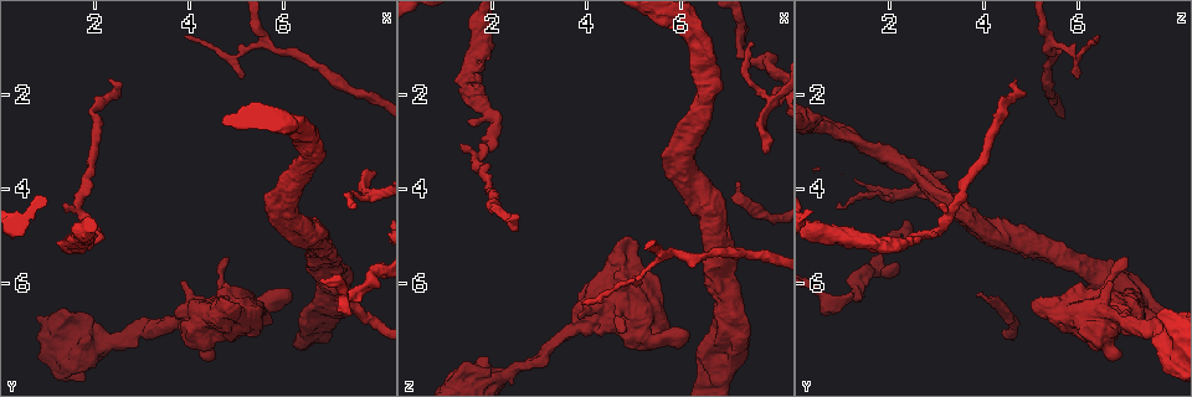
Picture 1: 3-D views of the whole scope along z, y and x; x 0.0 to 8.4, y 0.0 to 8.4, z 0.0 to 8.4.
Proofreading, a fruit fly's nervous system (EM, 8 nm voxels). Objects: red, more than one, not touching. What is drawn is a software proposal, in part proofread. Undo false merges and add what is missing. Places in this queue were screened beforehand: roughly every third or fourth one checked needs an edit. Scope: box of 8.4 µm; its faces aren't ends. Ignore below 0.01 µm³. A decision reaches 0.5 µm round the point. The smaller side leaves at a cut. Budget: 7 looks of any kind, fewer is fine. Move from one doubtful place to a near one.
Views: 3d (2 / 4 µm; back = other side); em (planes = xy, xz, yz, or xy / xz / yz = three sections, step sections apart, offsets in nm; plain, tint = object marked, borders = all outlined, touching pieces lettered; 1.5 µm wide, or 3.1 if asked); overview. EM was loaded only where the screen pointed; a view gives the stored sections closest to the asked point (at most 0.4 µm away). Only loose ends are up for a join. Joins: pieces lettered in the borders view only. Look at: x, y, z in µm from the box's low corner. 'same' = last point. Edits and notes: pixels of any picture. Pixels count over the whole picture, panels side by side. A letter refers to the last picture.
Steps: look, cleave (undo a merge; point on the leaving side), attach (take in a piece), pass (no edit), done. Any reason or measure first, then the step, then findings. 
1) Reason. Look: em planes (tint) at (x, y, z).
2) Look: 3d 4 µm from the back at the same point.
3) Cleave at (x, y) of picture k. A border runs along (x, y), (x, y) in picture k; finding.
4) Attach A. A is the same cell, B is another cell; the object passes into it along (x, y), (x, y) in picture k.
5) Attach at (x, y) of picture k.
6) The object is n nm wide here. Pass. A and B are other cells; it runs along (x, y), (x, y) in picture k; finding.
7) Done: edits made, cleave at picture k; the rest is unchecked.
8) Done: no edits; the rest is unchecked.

Branch stops here. Look: 3d 4 µm at (4.85, 6.40, 5.00).

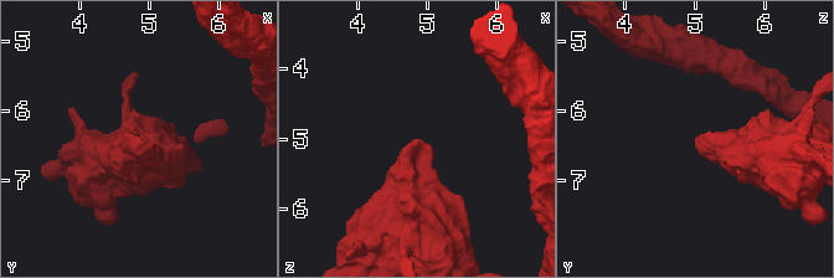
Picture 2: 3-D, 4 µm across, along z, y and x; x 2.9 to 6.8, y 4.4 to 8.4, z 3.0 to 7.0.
Now the EM. Look: em xy step 8 (borders) at (4.85, 6.40, 5.00).

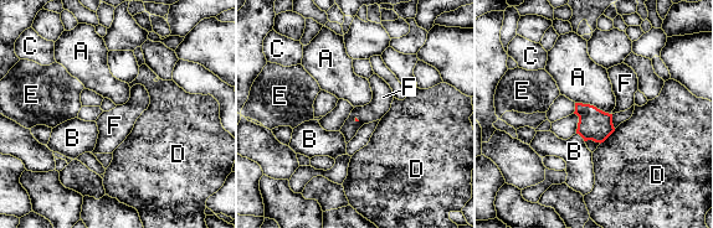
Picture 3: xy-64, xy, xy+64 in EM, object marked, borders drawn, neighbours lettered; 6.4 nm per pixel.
Look: em planes (borders) at the same point.

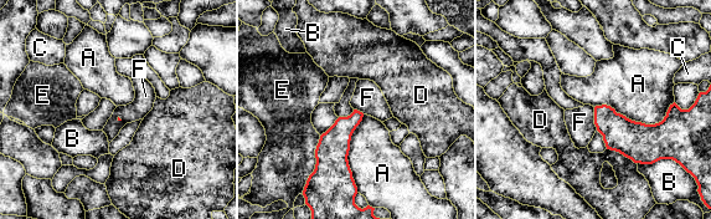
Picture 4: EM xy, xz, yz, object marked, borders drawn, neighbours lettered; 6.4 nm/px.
Pass. A, B, C, D, E and F are other cells; a border runs along (593, 107), (593, 123), (597, 130) in picture 4; none of them fits.

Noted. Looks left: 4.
Free end. Look: 3d 4 µm at (1.30, 4.35, 3.05).

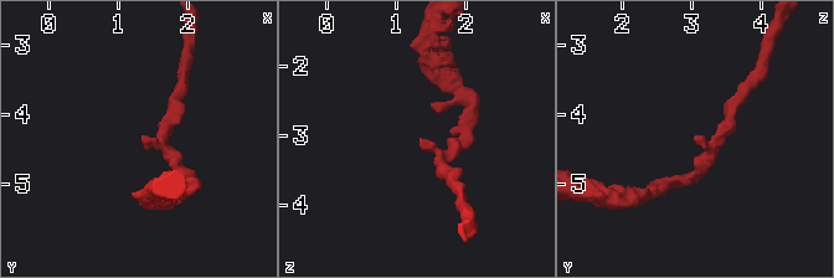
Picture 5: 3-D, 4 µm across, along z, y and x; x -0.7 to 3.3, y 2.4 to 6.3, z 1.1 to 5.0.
The arms are 190, 190 nm wide. Look: em planes (tint) at (1.35, 4.35, 3.00).

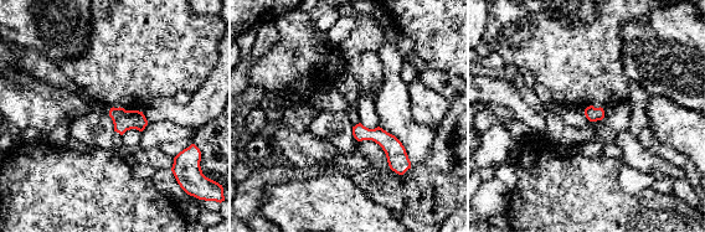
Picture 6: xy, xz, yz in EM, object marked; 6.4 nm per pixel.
What lies round it. Look: em planes (borders) at the same point.

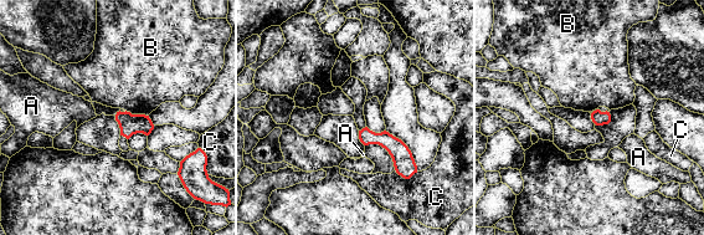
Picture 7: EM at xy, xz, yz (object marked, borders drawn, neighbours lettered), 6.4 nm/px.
Pass. A, B and C are other cells; no lettered piece goes on from it.

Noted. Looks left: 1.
Done: no edits; the rest is unchecked.

